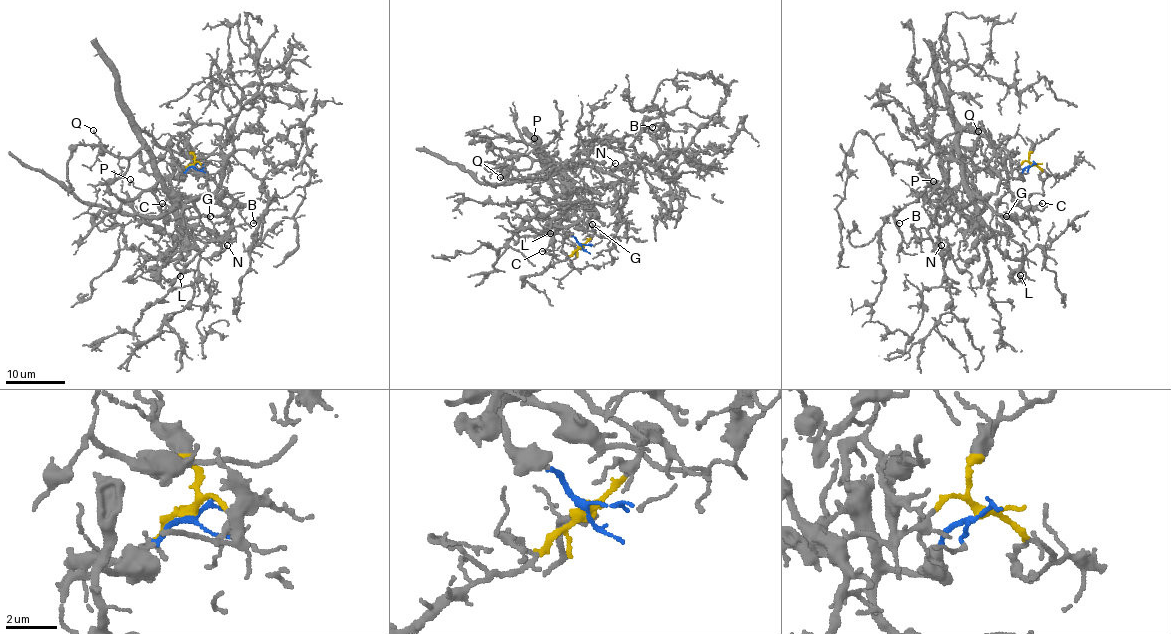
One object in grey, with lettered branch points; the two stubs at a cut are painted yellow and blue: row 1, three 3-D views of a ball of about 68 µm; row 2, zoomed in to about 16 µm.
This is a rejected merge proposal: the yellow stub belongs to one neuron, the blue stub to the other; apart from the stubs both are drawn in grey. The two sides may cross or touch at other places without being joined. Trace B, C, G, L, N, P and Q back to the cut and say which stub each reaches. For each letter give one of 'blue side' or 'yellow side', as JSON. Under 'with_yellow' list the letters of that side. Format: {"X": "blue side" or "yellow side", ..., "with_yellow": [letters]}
{"B": "yellow side", "C": "blue side", "G": "blue side", "L": "blue side", "N": "yellow side", "P": "blue side", "Q": "blue side", "with_yellow": ["B", "N"]}

